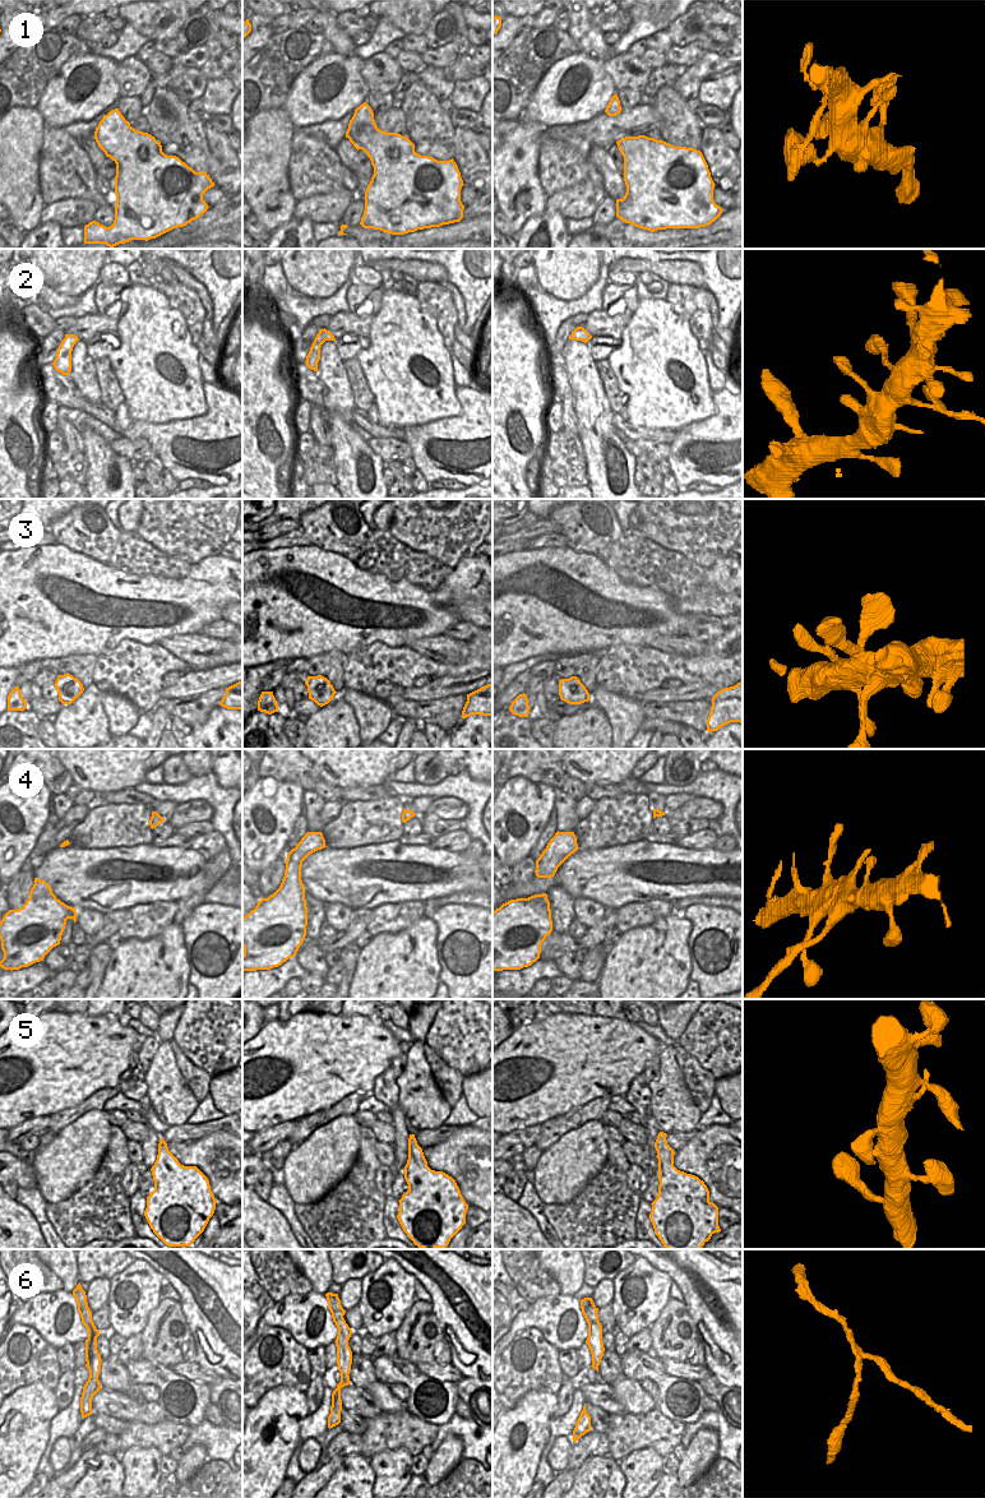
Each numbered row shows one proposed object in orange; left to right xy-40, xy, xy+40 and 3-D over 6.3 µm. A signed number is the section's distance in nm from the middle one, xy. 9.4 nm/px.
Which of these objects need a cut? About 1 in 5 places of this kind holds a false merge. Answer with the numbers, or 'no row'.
6

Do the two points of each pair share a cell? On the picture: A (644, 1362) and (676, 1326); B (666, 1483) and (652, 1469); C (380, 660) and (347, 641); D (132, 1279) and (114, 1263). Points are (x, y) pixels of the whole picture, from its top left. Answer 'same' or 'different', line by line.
A: different
B: different
C: different
D: different

